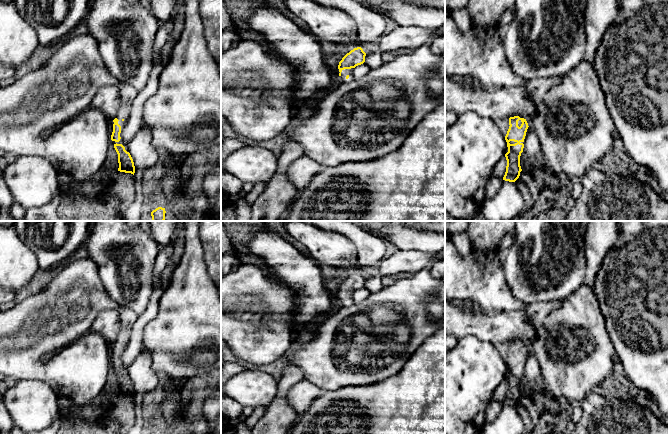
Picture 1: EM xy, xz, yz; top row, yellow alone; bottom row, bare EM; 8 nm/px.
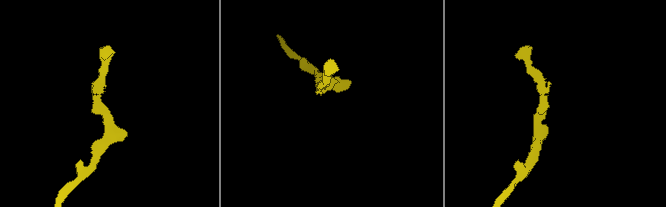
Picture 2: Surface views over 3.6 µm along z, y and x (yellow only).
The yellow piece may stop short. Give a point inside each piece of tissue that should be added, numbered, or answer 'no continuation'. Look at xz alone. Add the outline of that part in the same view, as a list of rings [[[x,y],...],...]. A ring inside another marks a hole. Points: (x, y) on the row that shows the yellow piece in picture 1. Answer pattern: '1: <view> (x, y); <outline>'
1: xz (345, 72); [[[353,68],[342,70],[340,79],[341,79],[342,83],[348,83],[348,82],[353,81],[354,80],[354,78],[353,78]]]

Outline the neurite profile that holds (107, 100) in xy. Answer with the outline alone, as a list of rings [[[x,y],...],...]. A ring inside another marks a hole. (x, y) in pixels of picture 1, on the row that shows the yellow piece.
[[[117,85],[101,87],[95,94],[91,107],[101,111],[110,121],[113,121],[121,104],[120,92]]]

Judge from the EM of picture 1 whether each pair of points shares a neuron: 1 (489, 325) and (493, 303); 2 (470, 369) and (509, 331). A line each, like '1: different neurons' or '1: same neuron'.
1: different neurons
2: different neurons

